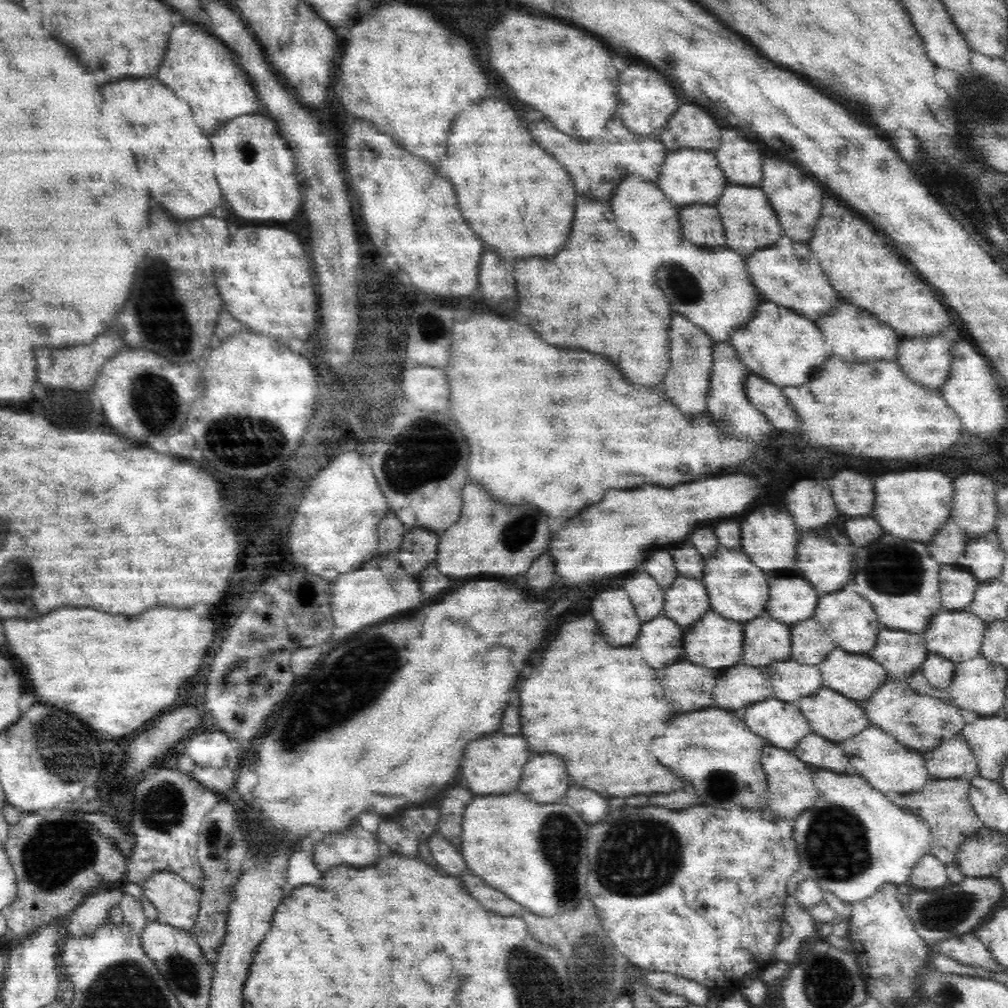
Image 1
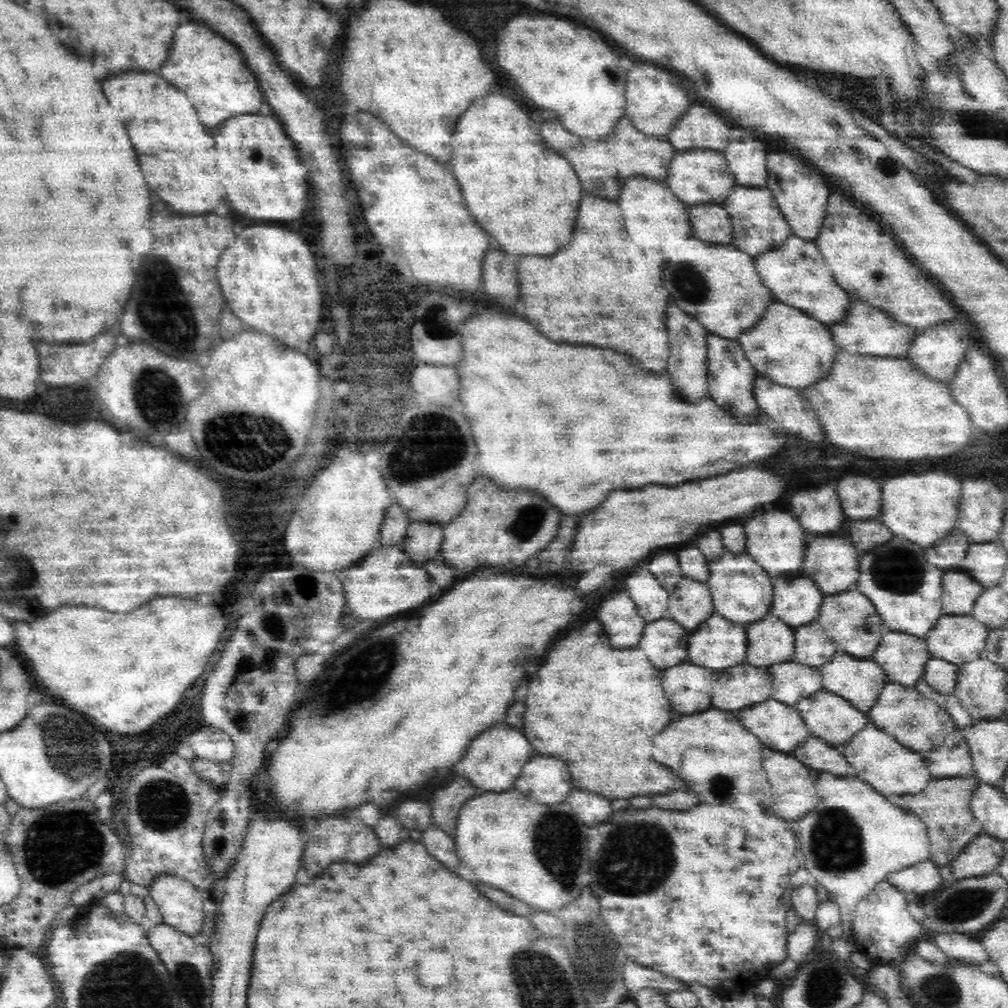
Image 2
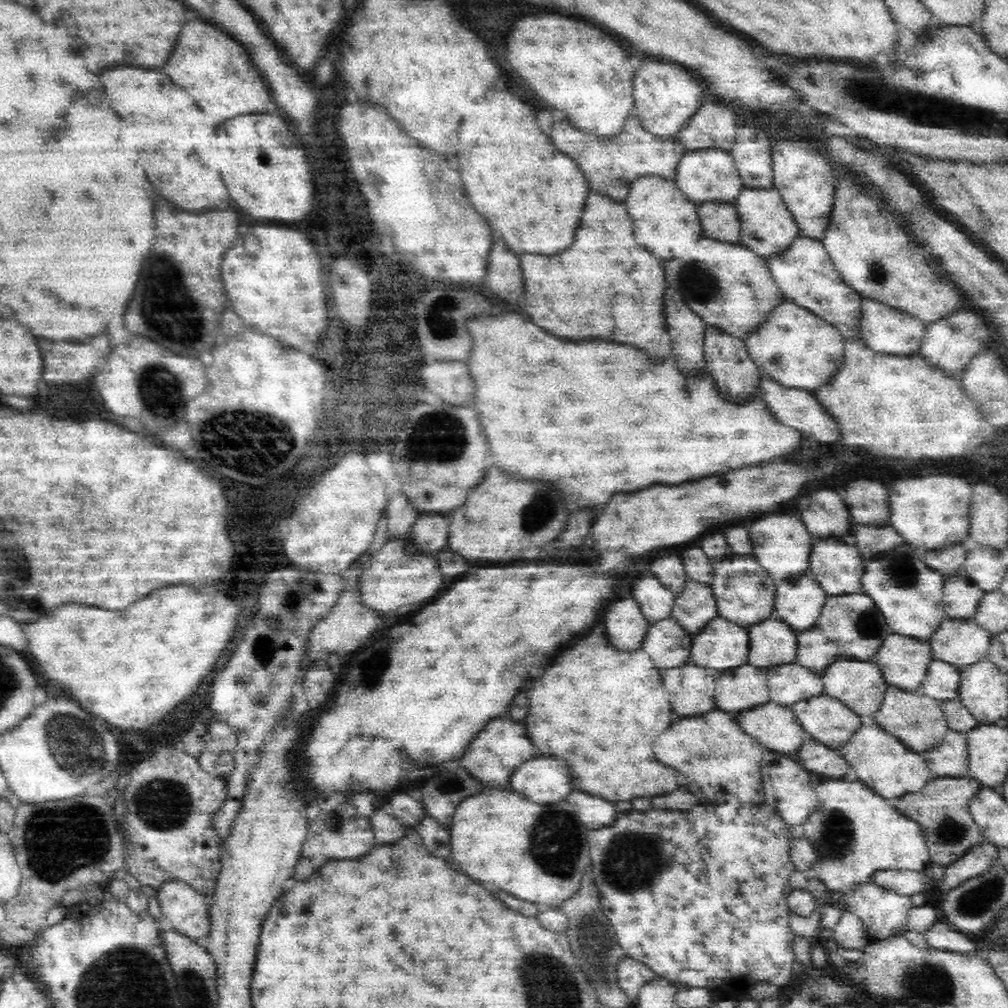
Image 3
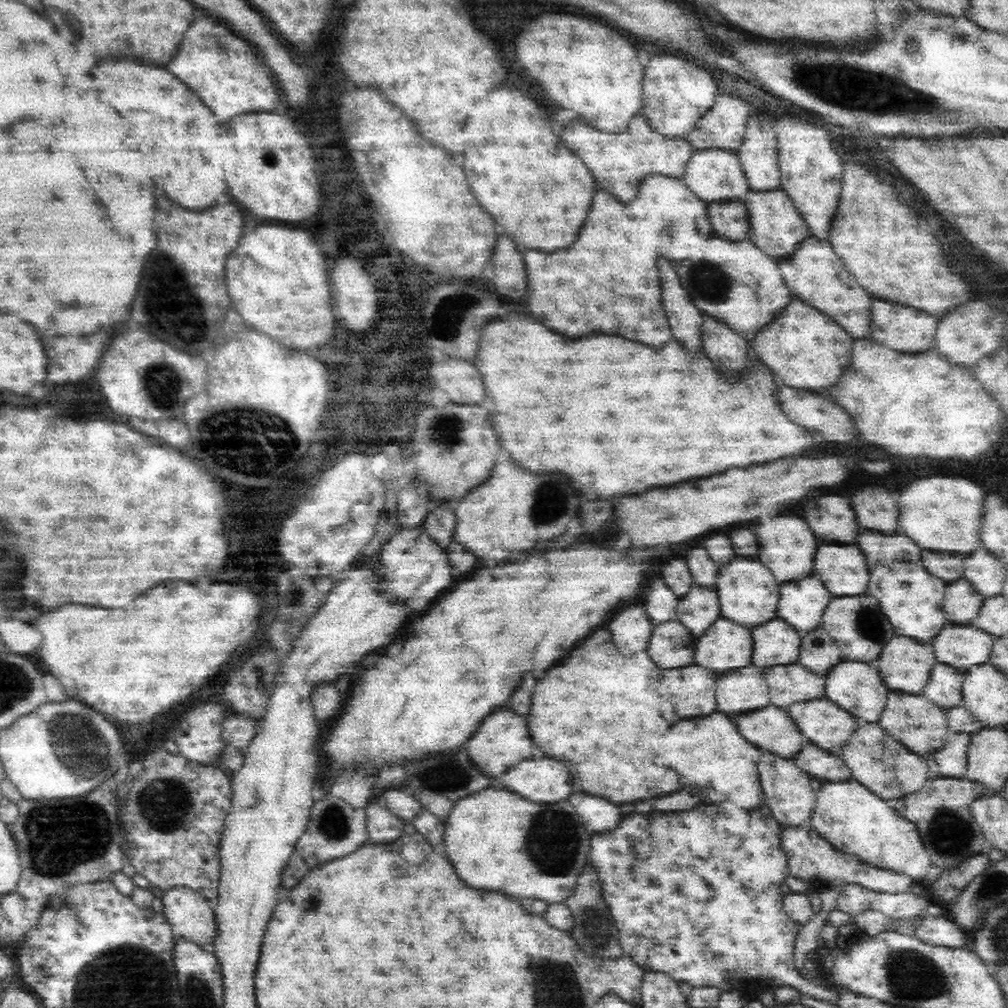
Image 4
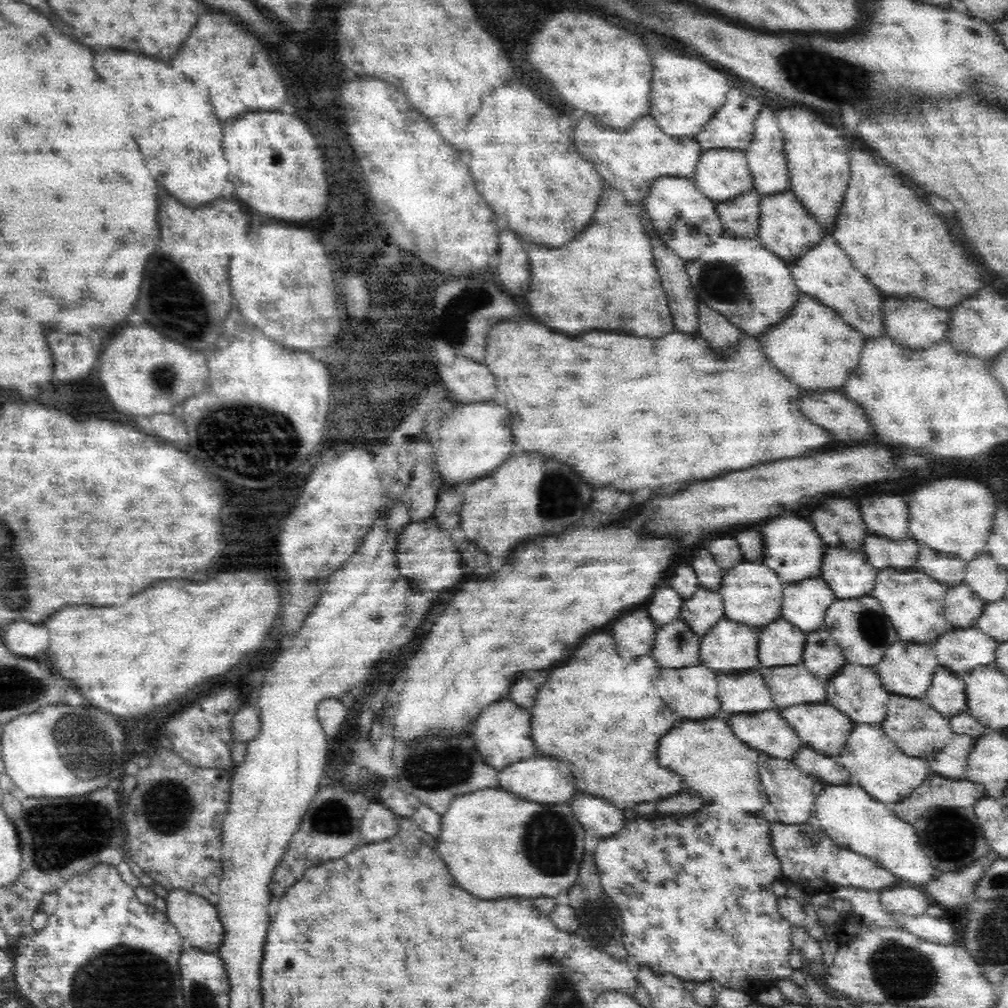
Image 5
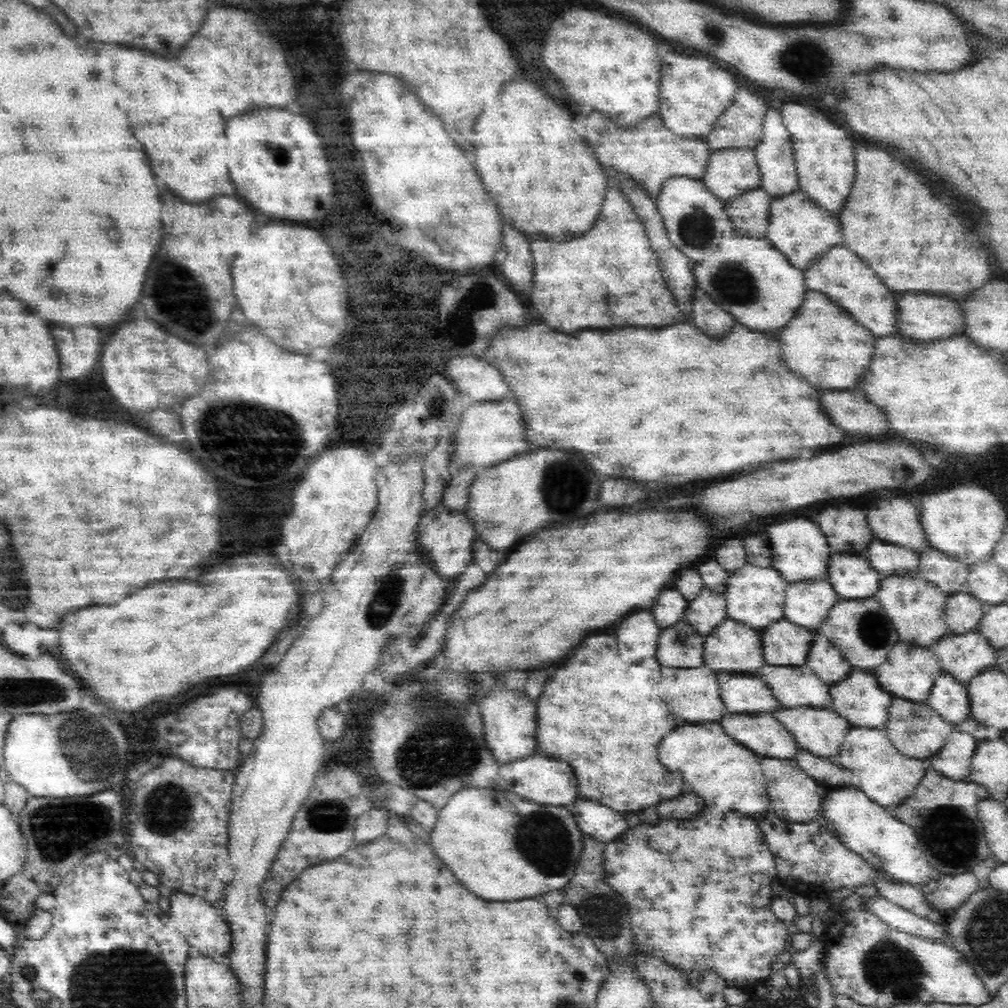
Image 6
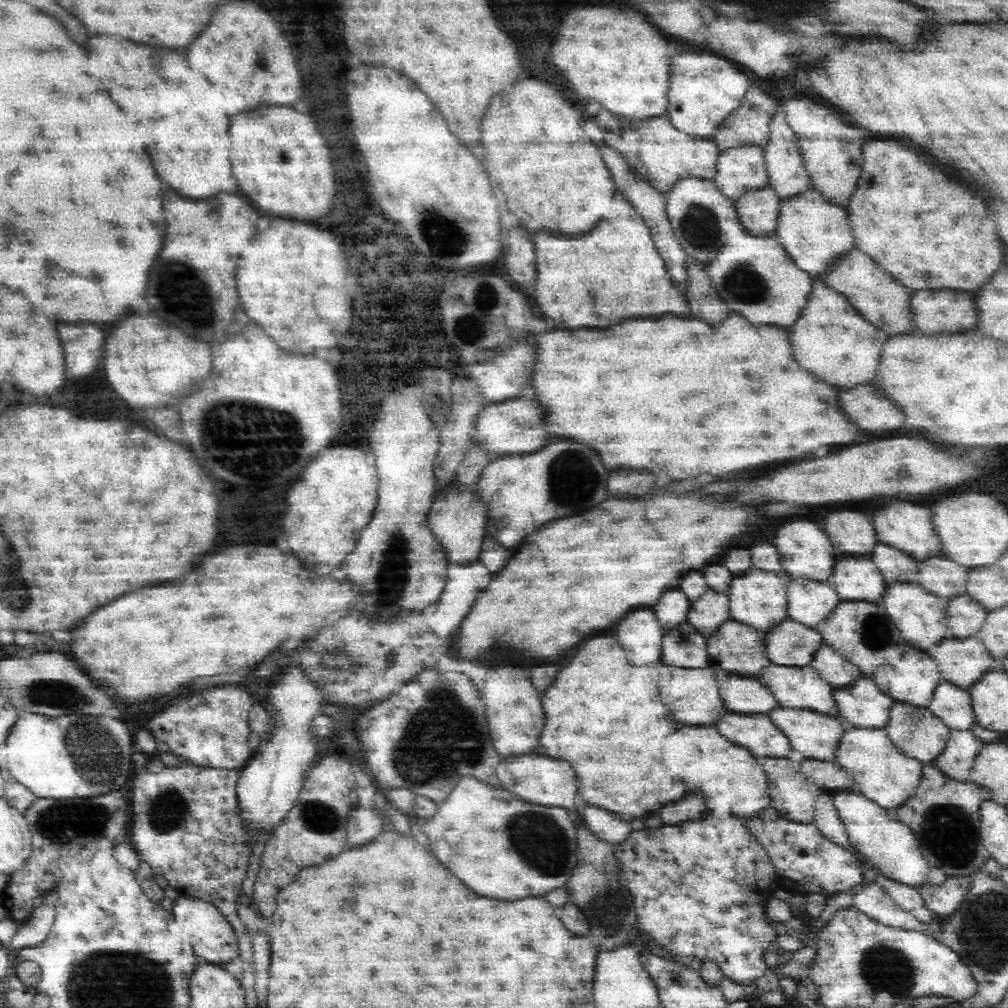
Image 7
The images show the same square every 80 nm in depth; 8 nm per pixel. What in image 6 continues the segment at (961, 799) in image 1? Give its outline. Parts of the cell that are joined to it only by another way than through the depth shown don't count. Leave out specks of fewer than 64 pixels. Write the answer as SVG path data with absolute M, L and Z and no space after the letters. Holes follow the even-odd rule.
M926 763L922 782L918 784L914 794L906 797L904 804L899 804L892 809L892 812L898 820L909 824L916 830L918 848L922 851L933 872L938 874L936 870L940 870L940 872L948 875L966 874L970 873L976 864L980 864L982 860L984 861L992 856L991 850L984 840L983 826L976 806L980 800L991 799L988 792L984 785L968 780L952 780L944 776L944 773L936 770L929 763Z

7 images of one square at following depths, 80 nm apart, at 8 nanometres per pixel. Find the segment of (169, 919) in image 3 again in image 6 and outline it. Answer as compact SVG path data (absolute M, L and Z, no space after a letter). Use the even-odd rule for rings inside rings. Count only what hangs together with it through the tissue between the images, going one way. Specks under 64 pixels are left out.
M174 891L171 899L171 914L178 931L186 938L194 955L206 958L230 958L236 946L231 923L208 901L186 893Z

